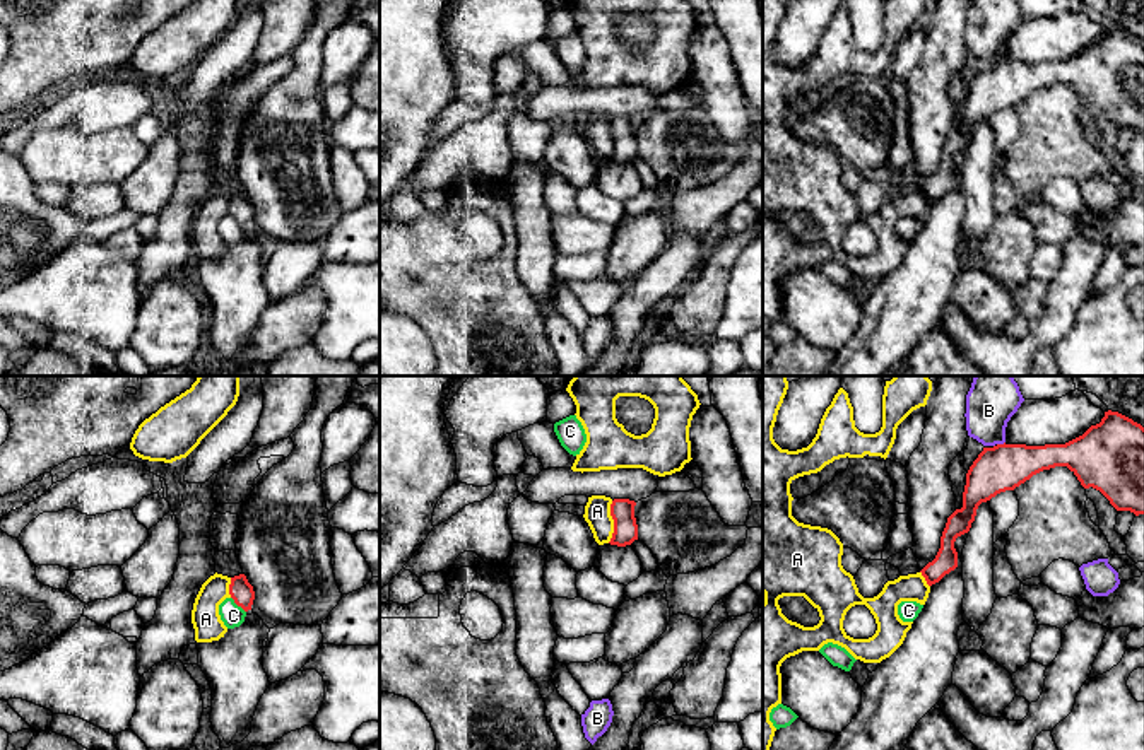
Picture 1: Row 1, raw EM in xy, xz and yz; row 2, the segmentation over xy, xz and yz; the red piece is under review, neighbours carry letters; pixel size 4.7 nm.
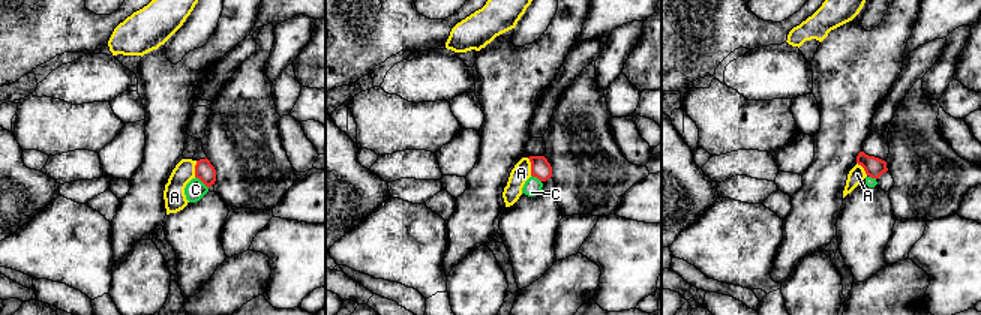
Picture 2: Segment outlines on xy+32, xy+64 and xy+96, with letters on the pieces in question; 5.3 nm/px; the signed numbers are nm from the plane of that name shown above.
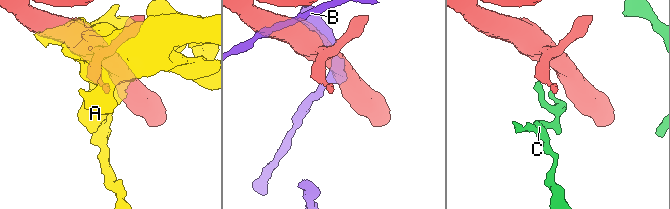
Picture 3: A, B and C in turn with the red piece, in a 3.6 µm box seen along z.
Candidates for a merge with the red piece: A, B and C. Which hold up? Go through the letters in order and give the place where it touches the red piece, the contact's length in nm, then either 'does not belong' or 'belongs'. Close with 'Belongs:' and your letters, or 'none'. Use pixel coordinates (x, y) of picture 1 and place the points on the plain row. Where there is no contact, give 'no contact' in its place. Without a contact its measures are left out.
A: contact xz (614, 139); length 200 nm; does not belong
B: contact yz (1001, 62); length 40 nm; does not belong
C: contact xy (238, 222); length 100 nm; does not belong
Belongs: none

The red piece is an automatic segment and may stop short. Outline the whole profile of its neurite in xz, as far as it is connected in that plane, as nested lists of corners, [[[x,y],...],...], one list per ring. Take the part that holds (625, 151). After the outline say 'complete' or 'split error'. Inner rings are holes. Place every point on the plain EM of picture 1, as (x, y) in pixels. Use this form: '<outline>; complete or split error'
[[[614,116],[610,121],[610,133],[614,137],[614,150],[610,162],[626,164],[638,157],[638,142],[634,135],[634,118]]]; complete

